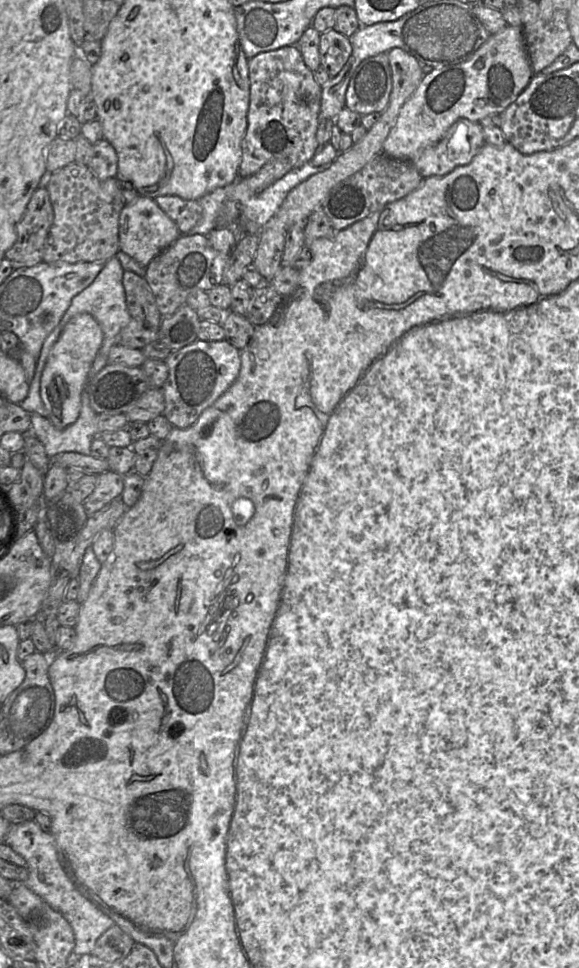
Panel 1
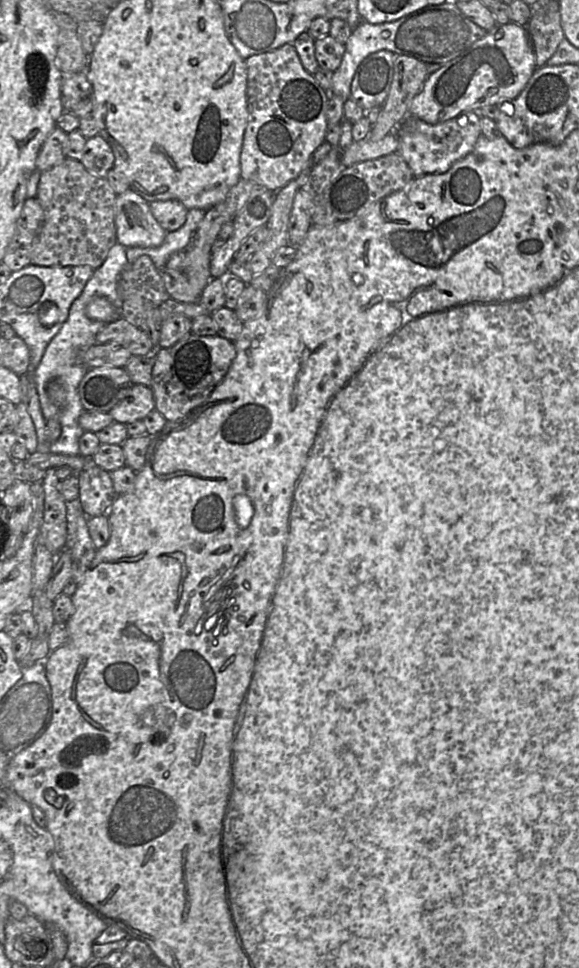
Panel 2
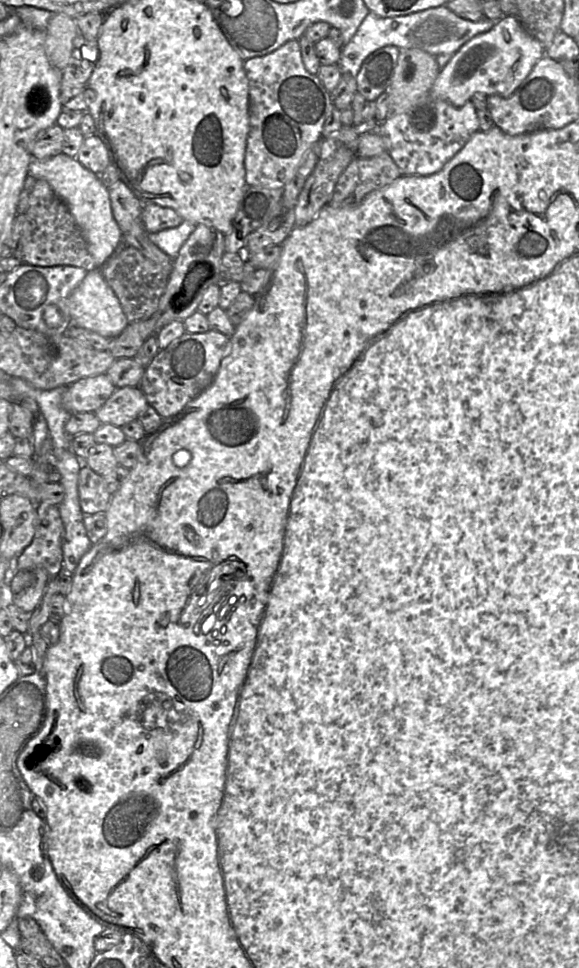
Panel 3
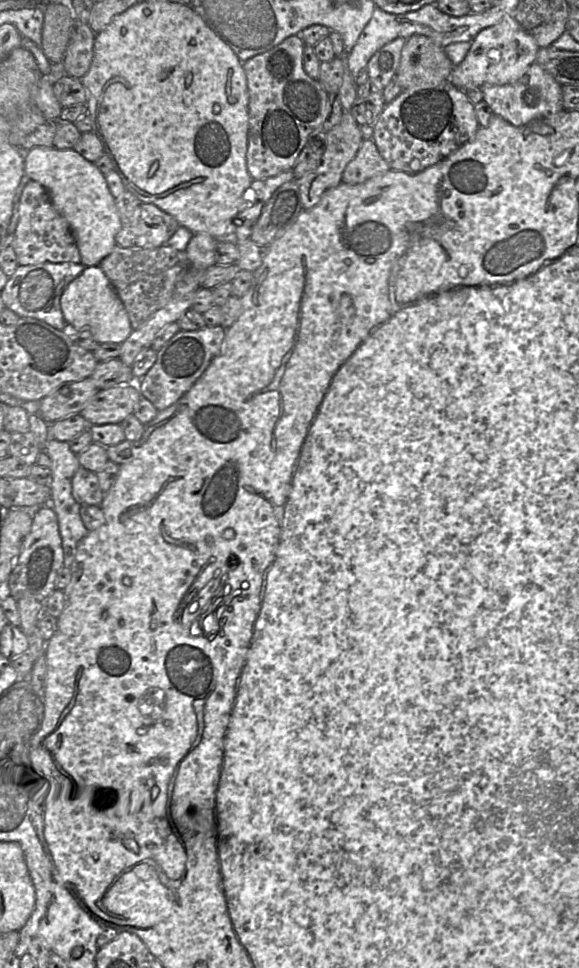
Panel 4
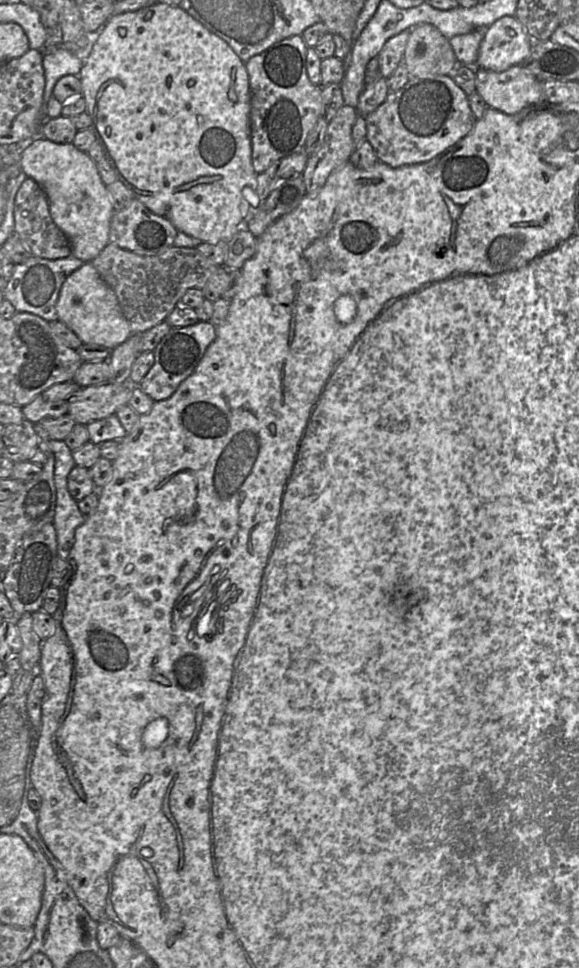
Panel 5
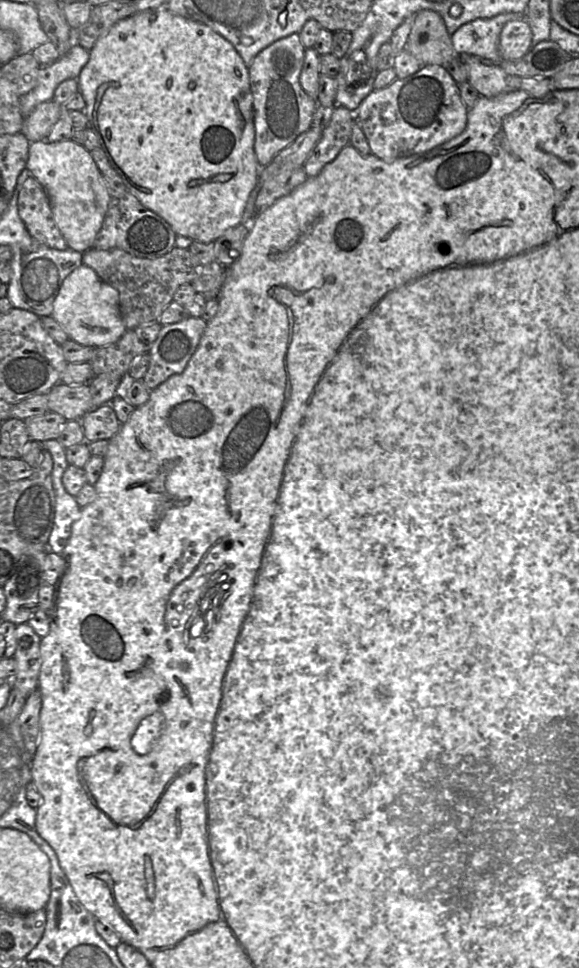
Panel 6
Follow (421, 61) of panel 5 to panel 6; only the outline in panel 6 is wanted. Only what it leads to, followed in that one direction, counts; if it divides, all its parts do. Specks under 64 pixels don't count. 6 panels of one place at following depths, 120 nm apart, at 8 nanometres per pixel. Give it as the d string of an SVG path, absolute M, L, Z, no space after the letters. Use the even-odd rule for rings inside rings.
M422 10L413 16L405 49L422 66L443 66L457 56L443 18L432 10Z

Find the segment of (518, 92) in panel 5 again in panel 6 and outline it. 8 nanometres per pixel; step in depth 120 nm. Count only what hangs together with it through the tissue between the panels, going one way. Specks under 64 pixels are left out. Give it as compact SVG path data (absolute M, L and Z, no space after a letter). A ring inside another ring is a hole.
M467 55L464 64L468 71L468 82L480 96L493 98L513 91L507 84L508 74L498 63L487 64L474 55Z

